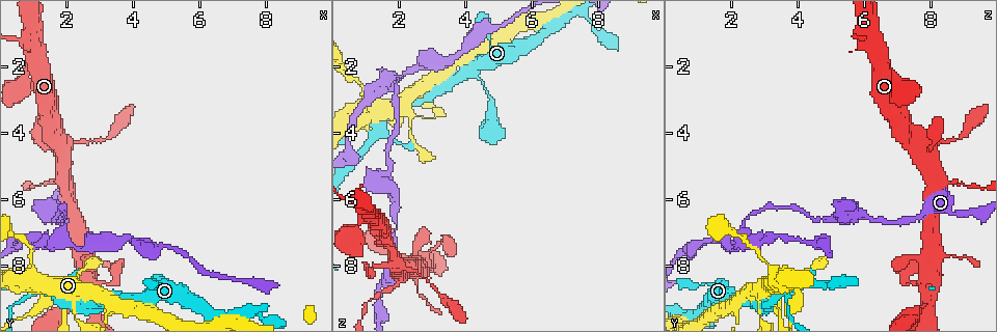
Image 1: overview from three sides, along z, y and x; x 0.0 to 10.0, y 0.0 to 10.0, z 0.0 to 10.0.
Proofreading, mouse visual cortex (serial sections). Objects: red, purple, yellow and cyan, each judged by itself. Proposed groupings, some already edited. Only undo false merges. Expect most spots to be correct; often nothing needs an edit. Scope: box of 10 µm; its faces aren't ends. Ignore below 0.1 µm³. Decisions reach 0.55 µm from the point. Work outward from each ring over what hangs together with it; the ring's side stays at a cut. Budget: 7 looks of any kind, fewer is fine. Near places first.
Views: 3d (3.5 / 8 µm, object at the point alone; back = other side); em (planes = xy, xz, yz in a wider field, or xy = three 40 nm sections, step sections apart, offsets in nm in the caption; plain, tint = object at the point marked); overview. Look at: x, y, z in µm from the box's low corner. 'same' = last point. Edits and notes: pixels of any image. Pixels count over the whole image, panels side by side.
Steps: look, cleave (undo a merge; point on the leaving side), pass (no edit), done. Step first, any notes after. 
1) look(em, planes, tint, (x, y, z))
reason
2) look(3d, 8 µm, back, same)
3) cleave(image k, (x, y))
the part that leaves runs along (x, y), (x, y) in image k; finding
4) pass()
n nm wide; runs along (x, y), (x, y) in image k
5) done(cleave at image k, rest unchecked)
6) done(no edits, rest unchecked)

look(3d, 3.5 µm, (1.45, 8.85, 3.60))
side arm on a straight run

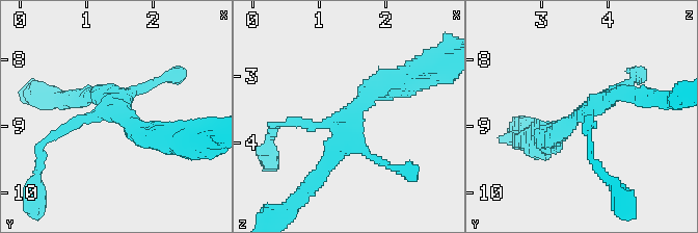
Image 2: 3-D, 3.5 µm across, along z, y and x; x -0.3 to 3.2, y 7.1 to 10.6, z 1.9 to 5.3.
look(em, xy, step 2, tint, (1.55, 8.80, 3.55))

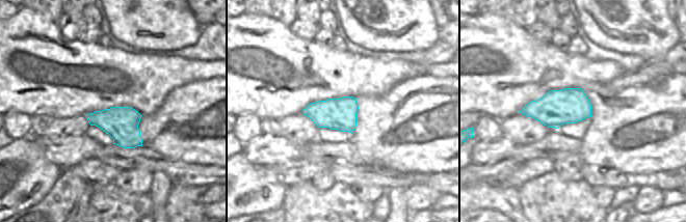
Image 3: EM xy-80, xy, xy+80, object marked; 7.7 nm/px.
pass()
runs along (404, 77), (356, 107), (324, 167) in image 2; continuous, no second cell

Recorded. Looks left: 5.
look(3d, 3.5 µm, (1.70, 7.25, 2.40))
thin neck

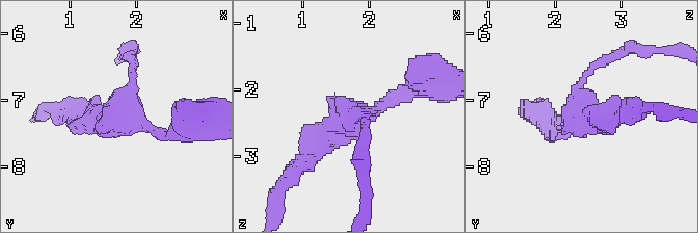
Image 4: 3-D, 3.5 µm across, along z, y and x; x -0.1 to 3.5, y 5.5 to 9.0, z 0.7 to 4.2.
look(em, xy, step 3, tint, (1.75, 7.25, 2.35))

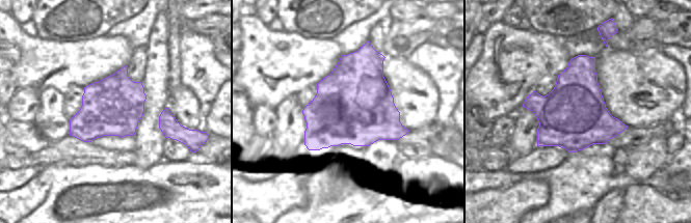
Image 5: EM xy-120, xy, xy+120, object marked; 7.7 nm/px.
pass()
3 arms; runs along (601, 60), (580, 85), (580, 124), (556, 133) in image 4; all the same cell

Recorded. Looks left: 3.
look(em, xy, step 5, tint, (1.95, 4.35, 7.70))
a fork

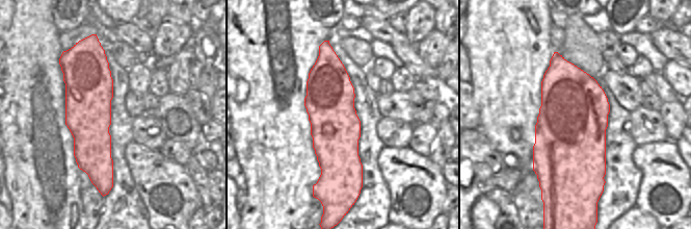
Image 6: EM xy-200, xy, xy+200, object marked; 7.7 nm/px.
look(3d, 3.5 µm, back, same)

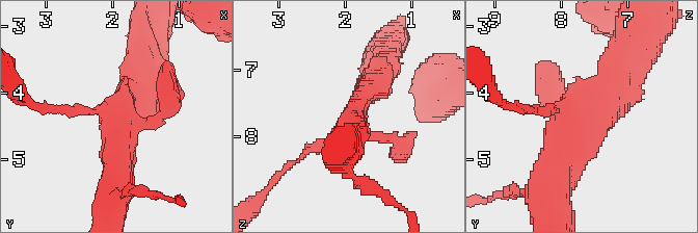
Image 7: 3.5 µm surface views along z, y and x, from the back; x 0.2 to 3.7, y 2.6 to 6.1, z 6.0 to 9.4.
pass()
380 nm wide; runs along (325, 48), (335, 124), (335, 183) in image 6; all the same cell

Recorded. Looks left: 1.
done(no edits, rest unchecked)

